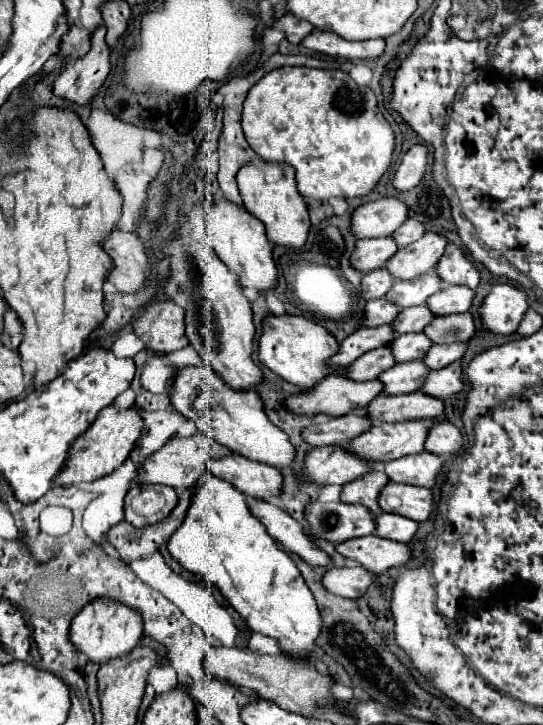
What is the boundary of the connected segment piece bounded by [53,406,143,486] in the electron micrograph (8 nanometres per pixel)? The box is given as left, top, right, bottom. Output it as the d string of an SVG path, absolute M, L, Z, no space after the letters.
M111 406L103 408L103 412L89 426L89 430L83 432L79 438L75 438L75 442L71 444L67 462L63 464L59 474L53 478L53 484L55 486L73 486L73 484L81 484L81 482L95 482L95 480L111 474L125 462L125 458L137 446L141 430L143 430L143 420L137 410L115 410Z

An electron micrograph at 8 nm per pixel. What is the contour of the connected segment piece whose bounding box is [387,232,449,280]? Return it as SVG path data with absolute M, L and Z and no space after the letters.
M427 232L411 246L399 248L399 252L389 260L387 268L399 280L417 278L435 268L435 262L439 262L447 244L449 240L443 234Z

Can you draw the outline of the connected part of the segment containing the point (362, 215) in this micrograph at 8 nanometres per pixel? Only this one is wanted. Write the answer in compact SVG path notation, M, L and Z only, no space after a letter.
M381 198L367 202L353 212L353 234L357 238L391 236L409 218L409 208L399 198Z

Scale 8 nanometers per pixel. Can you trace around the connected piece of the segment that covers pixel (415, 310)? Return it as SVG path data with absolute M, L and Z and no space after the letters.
M413 306L407 310L399 312L399 318L393 322L395 332L397 334L405 334L405 332L423 332L423 328L435 318L435 314L431 314L429 306Z

